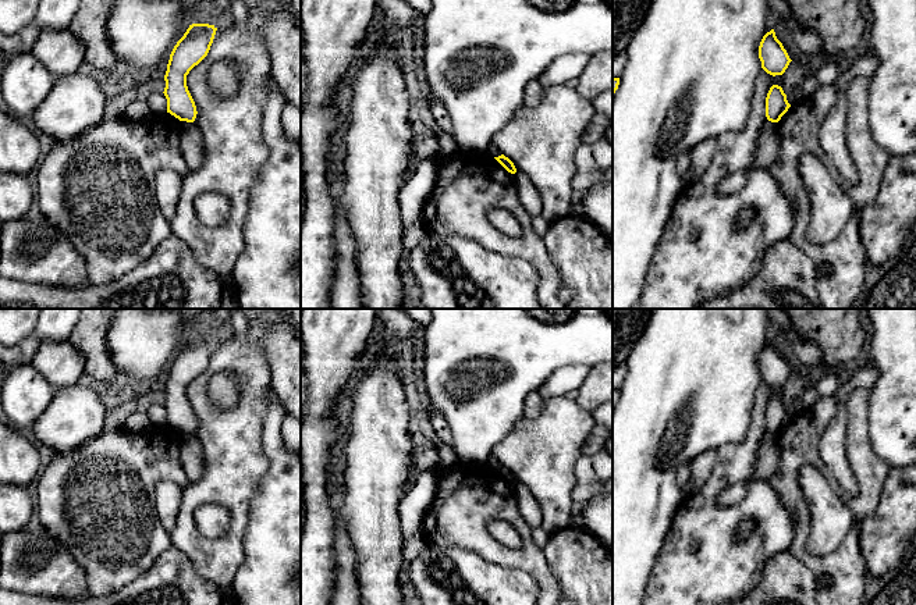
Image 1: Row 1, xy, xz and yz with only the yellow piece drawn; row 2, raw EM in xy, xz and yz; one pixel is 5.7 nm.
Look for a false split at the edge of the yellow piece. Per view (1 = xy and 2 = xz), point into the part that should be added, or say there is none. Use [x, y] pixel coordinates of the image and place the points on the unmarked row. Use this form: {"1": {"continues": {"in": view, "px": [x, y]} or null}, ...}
{"1": {"continues": null}, "2": {"continues": null}}

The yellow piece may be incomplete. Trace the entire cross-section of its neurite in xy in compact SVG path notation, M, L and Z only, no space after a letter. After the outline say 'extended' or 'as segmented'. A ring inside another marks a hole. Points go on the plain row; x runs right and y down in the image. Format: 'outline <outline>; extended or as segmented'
outline M192 335L174 357L164 387L167 424L180 433L194 434L196 417L187 398L187 387L209 364L217 339L209 335Z; as segmented

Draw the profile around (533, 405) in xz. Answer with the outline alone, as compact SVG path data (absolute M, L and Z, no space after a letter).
M532 391L528 394L523 403L523 416L528 419L536 419L543 412L546 399L537 392Z

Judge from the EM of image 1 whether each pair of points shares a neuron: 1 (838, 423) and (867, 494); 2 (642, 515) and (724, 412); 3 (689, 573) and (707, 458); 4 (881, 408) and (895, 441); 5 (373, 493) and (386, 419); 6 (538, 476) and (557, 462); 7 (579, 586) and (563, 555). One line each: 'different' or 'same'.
1: different
2: same
3: different
4: same
5: same
6: same
7: same

